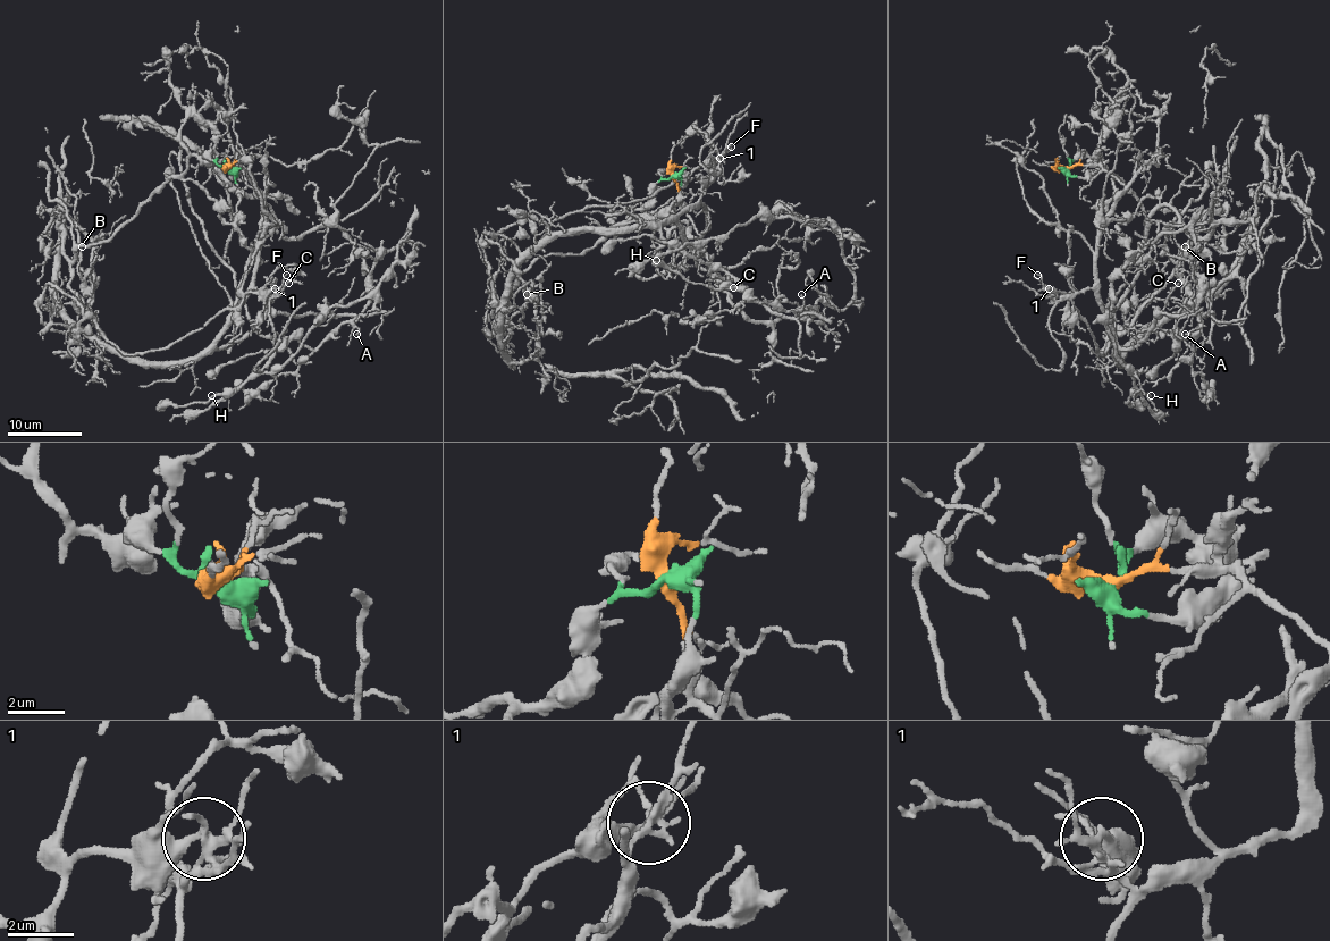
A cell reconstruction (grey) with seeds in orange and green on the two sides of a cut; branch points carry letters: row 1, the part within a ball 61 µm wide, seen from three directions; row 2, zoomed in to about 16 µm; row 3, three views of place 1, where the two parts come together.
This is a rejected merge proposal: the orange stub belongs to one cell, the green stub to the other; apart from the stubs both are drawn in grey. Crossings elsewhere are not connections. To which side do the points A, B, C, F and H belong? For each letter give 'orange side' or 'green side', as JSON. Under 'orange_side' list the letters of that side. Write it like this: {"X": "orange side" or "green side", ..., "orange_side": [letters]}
{"A": "orange side", "B": "green side", "C": "orange side", "F": "green side", "H": "orange side", "orange_side": ["A", "C", "H"]}

